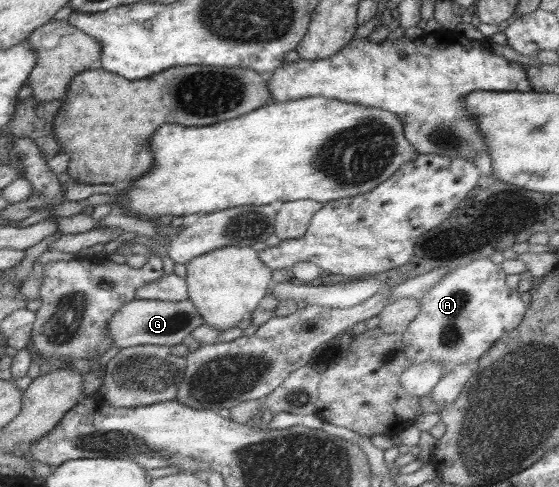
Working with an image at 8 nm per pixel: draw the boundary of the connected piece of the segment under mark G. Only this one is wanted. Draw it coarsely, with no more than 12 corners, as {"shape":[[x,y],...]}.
{"shape":[[135,298],[106,327],[112,346],[179,344],[203,317],[188,298]]}

